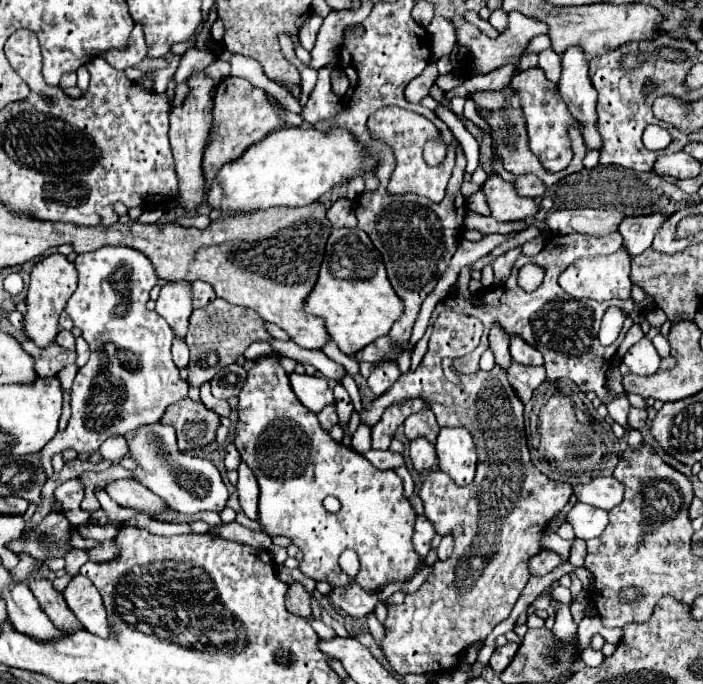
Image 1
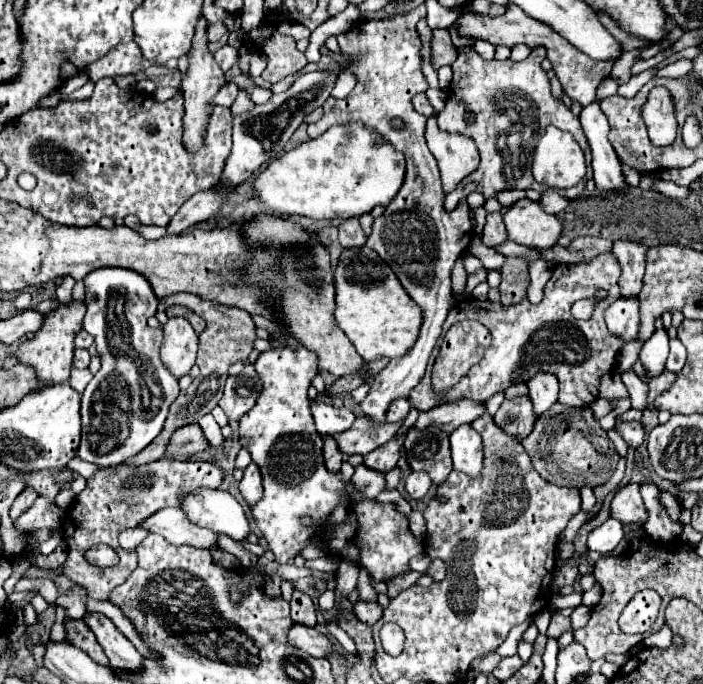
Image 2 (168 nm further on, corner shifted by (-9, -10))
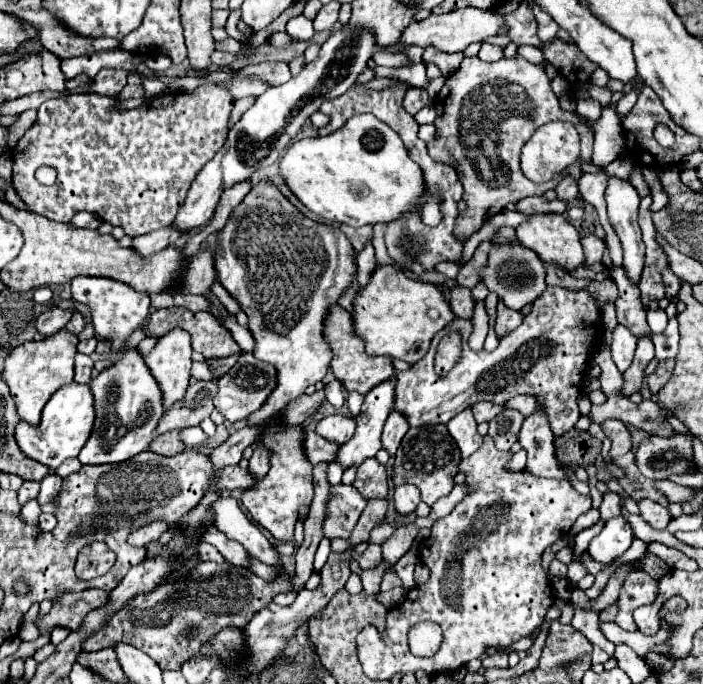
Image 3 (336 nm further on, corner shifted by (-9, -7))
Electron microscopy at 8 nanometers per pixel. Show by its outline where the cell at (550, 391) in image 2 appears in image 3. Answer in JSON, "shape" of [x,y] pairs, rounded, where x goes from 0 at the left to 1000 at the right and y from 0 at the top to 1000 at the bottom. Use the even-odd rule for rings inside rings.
{"shape":[[[765,591],[762,602],[757,602],[745,614],[737,643],[743,655],[751,661],[751,678],[748,678],[751,690],[768,697],[809,703],[789,670],[788,635],[782,629],[777,594]]]}

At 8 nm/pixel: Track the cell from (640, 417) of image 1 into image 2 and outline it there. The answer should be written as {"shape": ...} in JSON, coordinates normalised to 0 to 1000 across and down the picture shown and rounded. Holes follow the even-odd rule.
{"shape":[[[905,615],[902,618],[879,618],[873,627],[890,645],[890,651],[899,654],[899,656],[908,656],[916,648],[919,630],[916,630],[913,618],[905,618]]]}

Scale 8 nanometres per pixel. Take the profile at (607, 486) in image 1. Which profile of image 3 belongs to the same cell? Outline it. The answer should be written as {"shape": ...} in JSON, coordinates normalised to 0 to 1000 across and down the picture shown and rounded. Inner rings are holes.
{"shape":[[[913,728],[908,731],[908,743],[910,743],[910,754],[927,769],[927,772],[936,772],[936,775],[945,775],[947,766],[953,763],[953,749],[947,740],[930,734],[930,731],[922,731],[922,728]]]}

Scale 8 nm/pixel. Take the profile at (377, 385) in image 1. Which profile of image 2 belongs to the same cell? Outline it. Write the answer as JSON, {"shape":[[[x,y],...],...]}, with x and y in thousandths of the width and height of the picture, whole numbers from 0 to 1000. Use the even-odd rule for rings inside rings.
{"shape":[[[563,583],[555,592],[552,604],[549,604],[549,618],[566,618],[566,615],[572,615],[580,607],[580,601],[583,601],[580,583]]]}

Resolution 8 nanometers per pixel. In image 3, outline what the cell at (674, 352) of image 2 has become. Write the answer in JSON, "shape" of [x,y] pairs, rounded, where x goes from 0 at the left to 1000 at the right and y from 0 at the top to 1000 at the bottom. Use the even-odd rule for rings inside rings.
{"shape":[[[953,462],[950,468],[950,480],[945,482],[945,488],[930,491],[927,494],[930,506],[933,506],[933,526],[959,526],[964,518],[964,471],[962,462]]]}

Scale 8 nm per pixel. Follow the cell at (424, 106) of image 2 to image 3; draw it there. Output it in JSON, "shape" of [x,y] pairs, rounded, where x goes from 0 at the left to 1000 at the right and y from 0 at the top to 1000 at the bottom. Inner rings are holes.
{"shape":[[[583,129],[583,132],[578,135],[578,140],[575,140],[575,158],[578,158],[578,164],[583,164],[586,170],[589,170],[595,161],[600,161],[609,149],[612,149],[609,135],[600,132],[600,129]]]}

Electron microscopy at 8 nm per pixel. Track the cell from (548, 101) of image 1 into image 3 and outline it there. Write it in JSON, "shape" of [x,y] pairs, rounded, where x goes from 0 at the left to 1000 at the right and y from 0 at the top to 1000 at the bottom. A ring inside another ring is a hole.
{"shape":[[[780,178],[768,184],[743,216],[743,251],[762,269],[785,263],[825,234],[825,199],[811,178]]]}

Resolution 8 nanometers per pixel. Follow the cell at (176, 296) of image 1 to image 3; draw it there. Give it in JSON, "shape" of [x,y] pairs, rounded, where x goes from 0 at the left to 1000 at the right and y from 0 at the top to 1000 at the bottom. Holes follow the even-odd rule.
{"shape":[[[259,480],[239,482],[230,494],[225,494],[222,506],[208,520],[208,532],[230,567],[233,591],[239,599],[250,585],[259,585],[270,556],[270,488]]]}

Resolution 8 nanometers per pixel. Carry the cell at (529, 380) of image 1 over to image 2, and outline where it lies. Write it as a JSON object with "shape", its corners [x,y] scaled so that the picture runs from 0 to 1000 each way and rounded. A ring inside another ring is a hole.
{"shape":[[[734,580],[725,586],[717,586],[703,607],[703,618],[723,636],[728,636],[734,645],[743,645],[754,636],[762,613],[757,601],[754,580]]]}

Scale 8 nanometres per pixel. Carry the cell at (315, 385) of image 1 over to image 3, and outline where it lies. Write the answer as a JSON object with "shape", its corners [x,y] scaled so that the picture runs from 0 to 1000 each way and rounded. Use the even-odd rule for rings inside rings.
{"shape":[[[472,605],[472,608],[461,608],[452,620],[450,620],[450,632],[467,643],[478,643],[484,649],[489,649],[492,643],[498,643],[498,637],[504,635],[506,617],[498,608],[486,608],[486,605]]]}

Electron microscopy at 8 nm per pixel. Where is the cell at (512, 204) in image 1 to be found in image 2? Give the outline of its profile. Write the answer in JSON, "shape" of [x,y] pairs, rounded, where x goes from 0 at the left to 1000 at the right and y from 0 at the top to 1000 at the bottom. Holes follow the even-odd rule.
{"shape":[[[754,291],[737,294],[717,314],[723,346],[757,364],[785,364],[799,344],[799,323]]]}

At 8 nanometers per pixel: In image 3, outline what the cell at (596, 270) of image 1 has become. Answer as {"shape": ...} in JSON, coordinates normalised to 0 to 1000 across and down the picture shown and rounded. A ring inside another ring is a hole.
{"shape":[[[876,474],[876,480],[871,482],[871,503],[868,503],[868,512],[871,512],[871,523],[879,535],[882,544],[888,544],[899,523],[902,523],[902,512],[905,512],[905,494],[902,488],[885,477],[885,474]]]}

